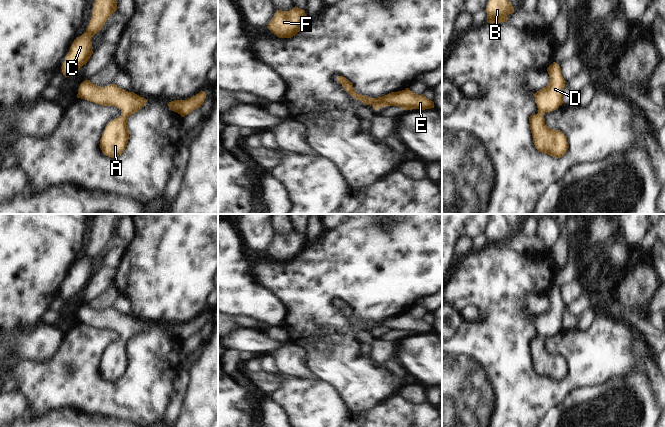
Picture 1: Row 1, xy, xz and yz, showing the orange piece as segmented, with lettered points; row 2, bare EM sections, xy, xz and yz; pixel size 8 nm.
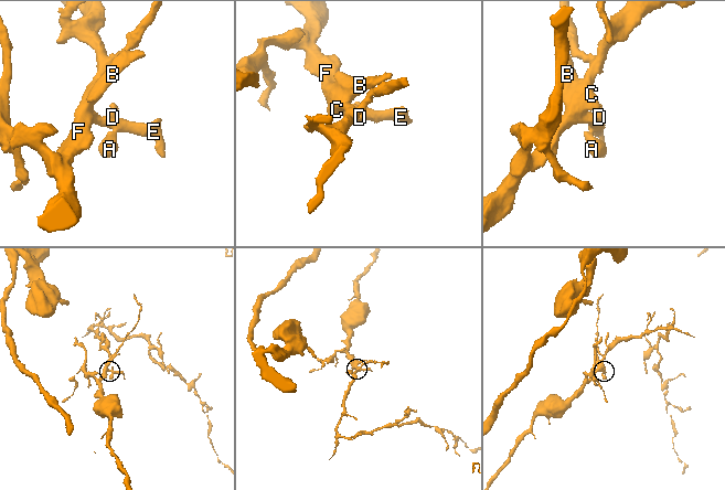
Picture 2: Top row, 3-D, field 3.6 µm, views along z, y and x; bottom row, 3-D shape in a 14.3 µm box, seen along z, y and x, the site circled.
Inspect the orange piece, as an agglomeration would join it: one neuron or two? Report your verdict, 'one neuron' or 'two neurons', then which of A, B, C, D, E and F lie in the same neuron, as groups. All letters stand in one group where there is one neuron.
one neuron; A B C D E F

